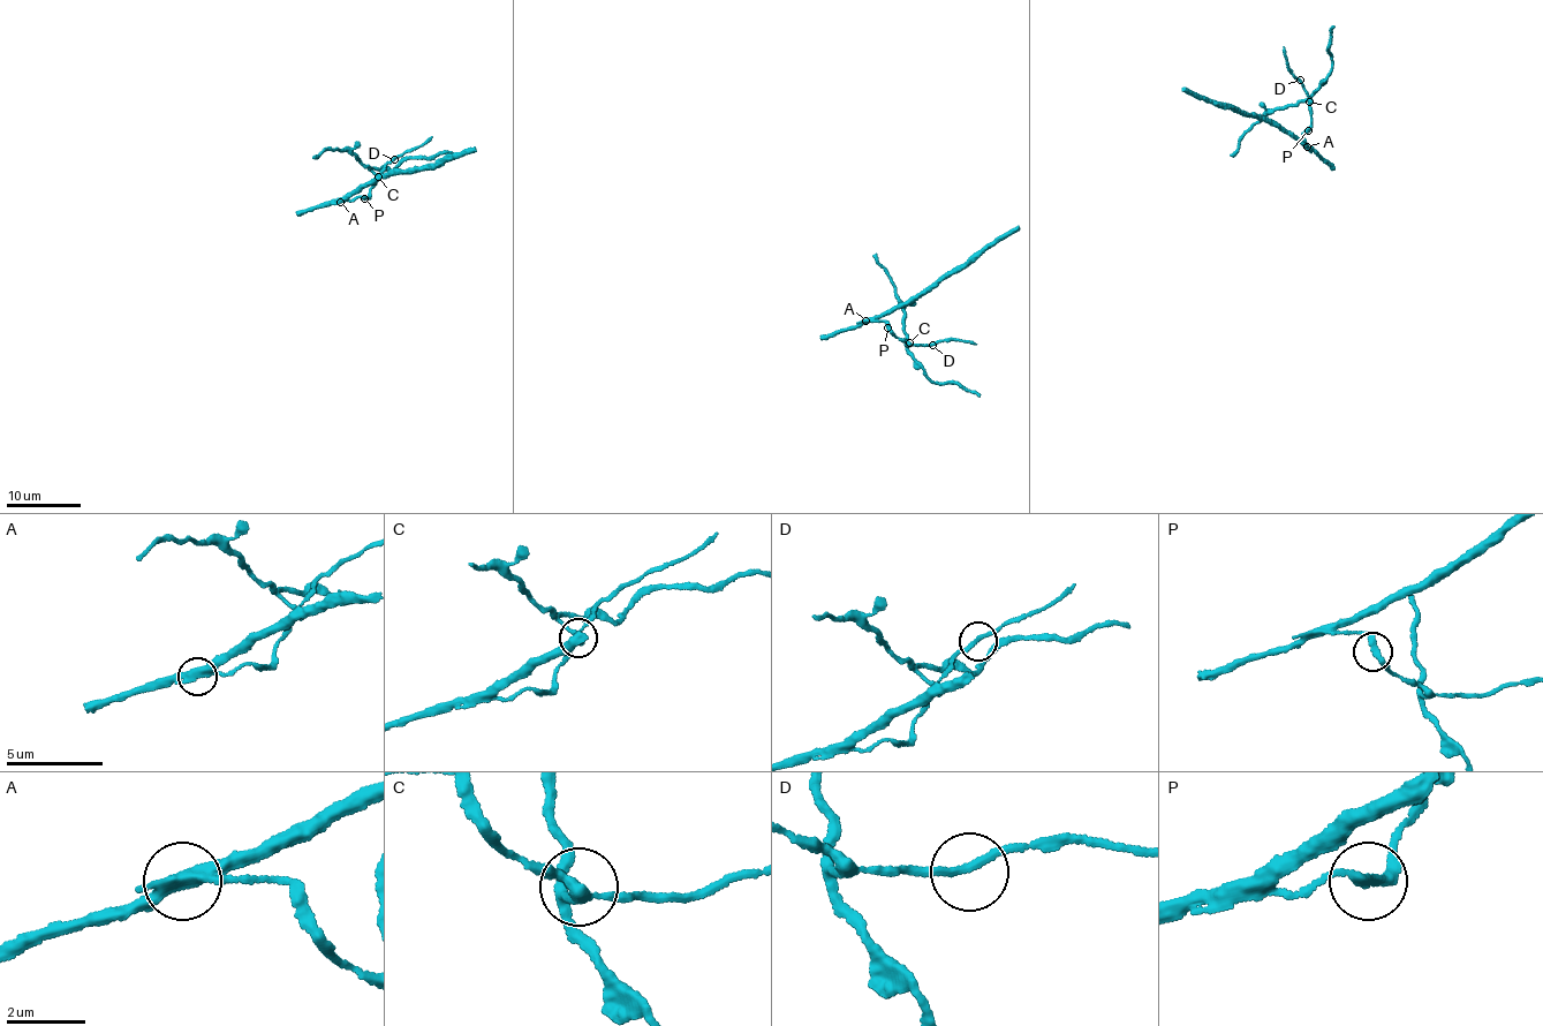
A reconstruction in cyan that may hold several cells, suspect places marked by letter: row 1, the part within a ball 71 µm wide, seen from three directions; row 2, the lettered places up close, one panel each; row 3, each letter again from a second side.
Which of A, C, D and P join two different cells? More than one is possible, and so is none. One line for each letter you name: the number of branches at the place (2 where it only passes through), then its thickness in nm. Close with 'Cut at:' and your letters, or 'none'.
A: 3 branches meet; 320 nm thick
C: 3 branches meet; 280 nm thick
Cut at: A, C

